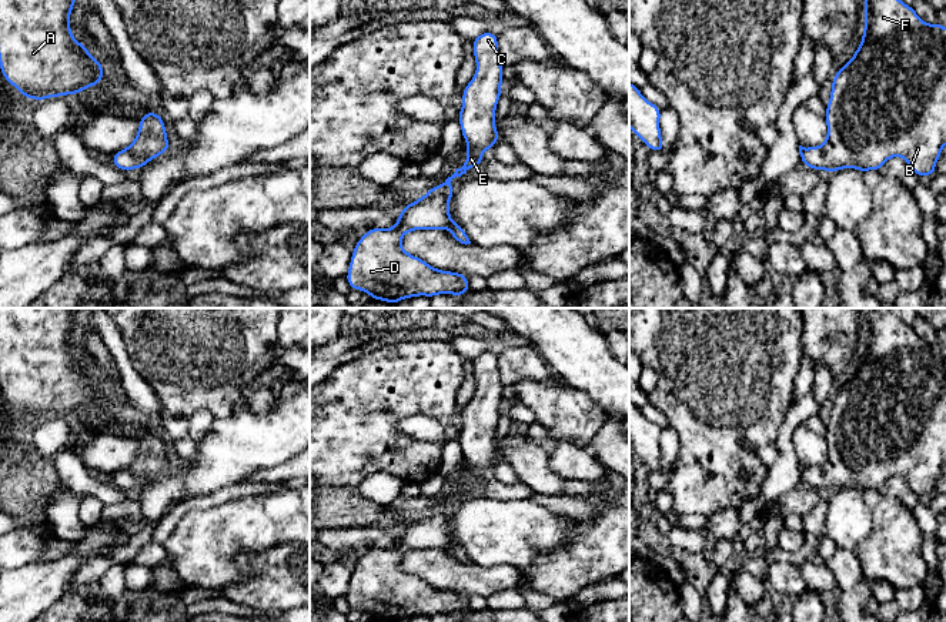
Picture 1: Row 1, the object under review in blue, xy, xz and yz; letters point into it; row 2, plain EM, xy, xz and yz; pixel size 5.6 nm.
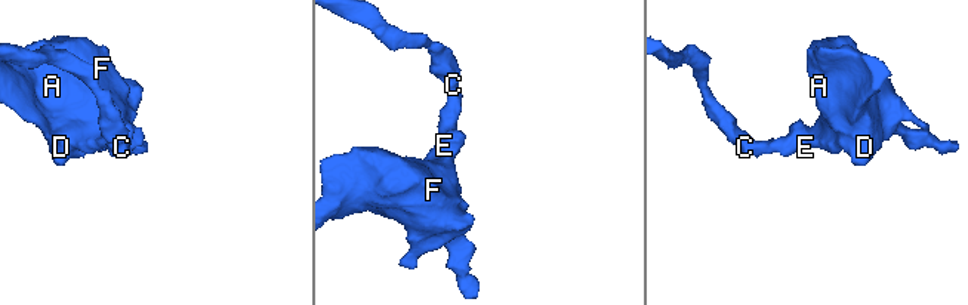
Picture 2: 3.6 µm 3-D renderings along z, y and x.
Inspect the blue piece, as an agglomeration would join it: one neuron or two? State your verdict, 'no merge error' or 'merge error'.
no merge error

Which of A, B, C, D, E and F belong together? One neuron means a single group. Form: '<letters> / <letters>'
A B C D E F

